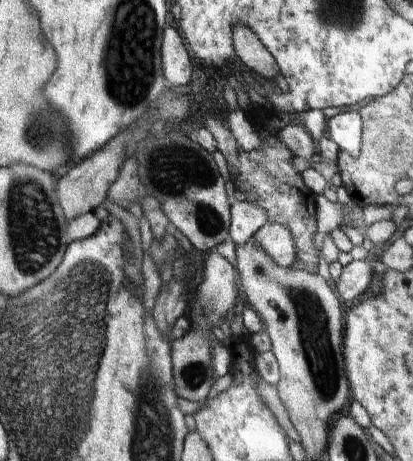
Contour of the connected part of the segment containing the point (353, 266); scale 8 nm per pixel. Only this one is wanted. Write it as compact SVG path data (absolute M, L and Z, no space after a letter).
M353 260L350 264L343 266L340 278L332 285L344 306L348 306L360 294L366 292L372 282L372 274L374 272L369 260Z

